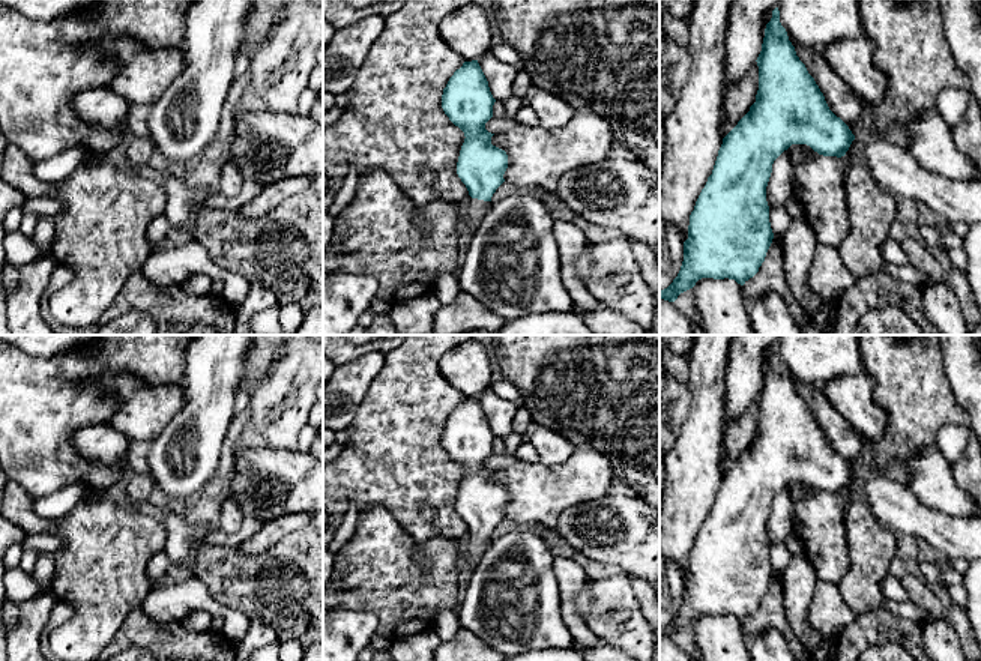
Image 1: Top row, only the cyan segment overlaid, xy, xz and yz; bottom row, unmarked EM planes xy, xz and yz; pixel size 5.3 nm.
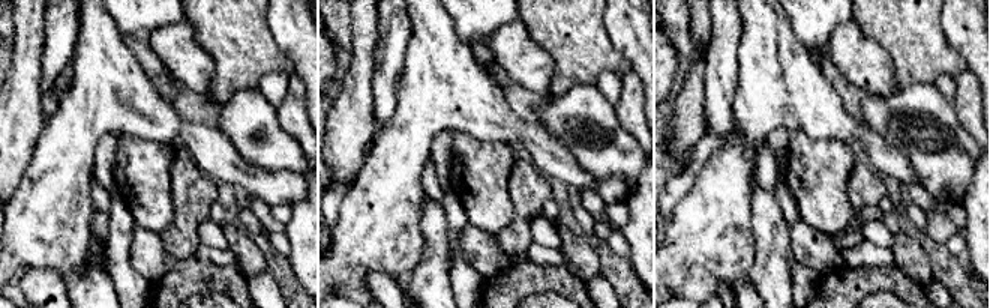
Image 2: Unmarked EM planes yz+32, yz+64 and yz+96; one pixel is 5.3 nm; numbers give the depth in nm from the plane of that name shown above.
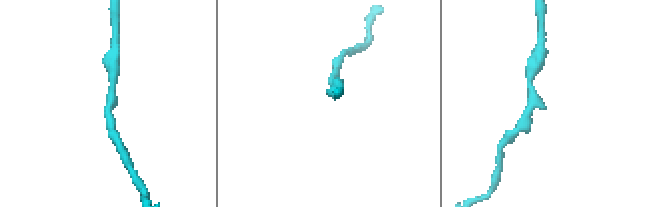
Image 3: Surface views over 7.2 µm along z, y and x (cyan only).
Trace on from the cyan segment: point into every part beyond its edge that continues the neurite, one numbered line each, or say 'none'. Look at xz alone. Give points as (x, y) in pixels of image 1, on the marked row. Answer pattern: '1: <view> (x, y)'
1: xz (472, 217)

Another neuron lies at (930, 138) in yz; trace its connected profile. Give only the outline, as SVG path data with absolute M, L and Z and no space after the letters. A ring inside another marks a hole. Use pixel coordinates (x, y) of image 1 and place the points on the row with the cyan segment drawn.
M937 108L919 114L903 131L909 141L907 152L928 173L945 180L969 180L981 176L975 162L958 150L954 129Z

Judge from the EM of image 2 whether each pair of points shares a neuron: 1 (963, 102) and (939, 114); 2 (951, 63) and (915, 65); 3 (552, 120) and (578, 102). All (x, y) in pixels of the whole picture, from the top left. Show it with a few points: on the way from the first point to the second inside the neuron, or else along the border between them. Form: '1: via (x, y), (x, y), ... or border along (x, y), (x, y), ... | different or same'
1: border along (953, 102), (957, 120), (974, 137) | different
2: via (942, 63), (924, 63) | same
3: via (558, 116), (564, 116), (572, 108) | same

